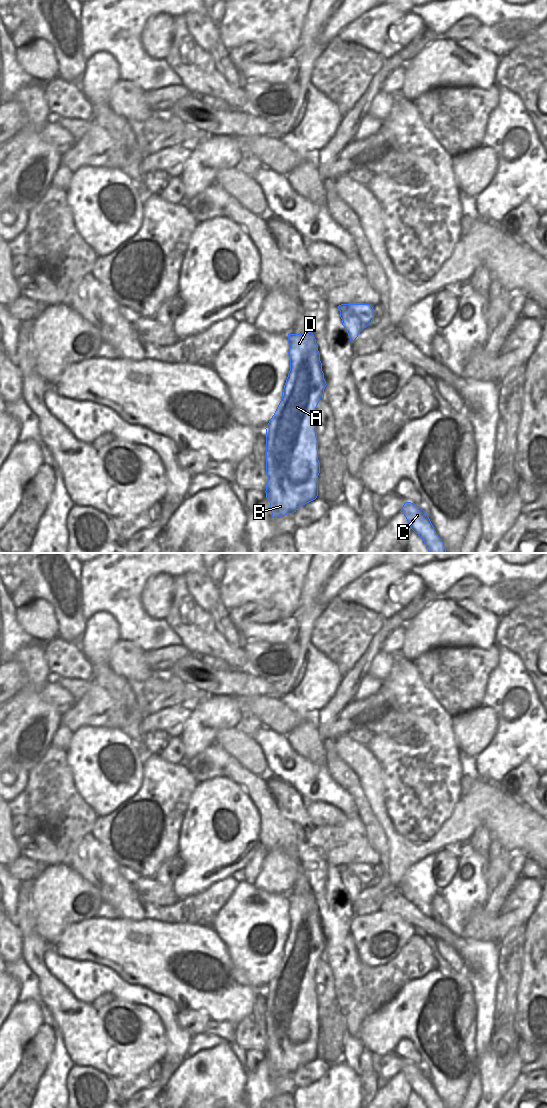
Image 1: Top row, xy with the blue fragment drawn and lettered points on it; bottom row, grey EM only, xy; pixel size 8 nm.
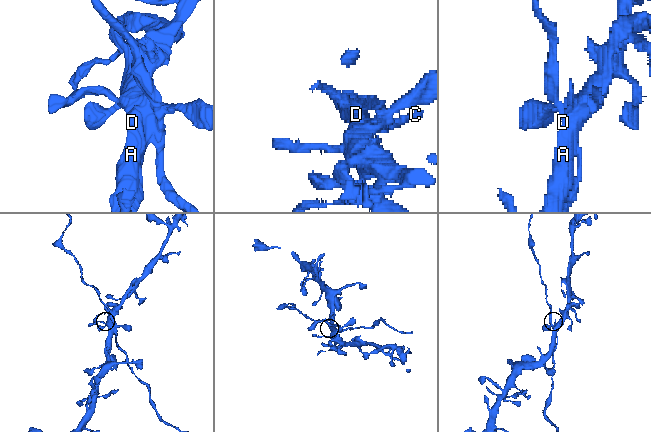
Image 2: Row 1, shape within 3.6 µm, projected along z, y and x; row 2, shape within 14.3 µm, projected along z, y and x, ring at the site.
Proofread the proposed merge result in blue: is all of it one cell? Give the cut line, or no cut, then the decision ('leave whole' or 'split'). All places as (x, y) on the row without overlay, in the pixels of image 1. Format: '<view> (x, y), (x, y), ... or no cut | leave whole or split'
no cut | leave whole

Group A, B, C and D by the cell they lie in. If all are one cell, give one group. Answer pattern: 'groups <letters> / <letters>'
groups A B C D

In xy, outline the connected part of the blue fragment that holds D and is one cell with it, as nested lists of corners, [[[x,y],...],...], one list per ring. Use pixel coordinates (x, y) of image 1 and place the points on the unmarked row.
[[[312,892],[305,894],[288,894],[290,909],[290,931],[282,951],[282,959],[270,979],[266,989],[266,1058],[270,1063],[273,1078],[293,1074],[301,1066],[315,1060],[318,1056],[318,1035],[320,1022],[318,1020],[318,999],[314,975],[321,958],[324,958],[326,941],[322,931],[318,905]]]

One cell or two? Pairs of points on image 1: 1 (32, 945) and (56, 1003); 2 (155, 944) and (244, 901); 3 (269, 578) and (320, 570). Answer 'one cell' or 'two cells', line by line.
1: one cell
2: two cells
3: two cells

